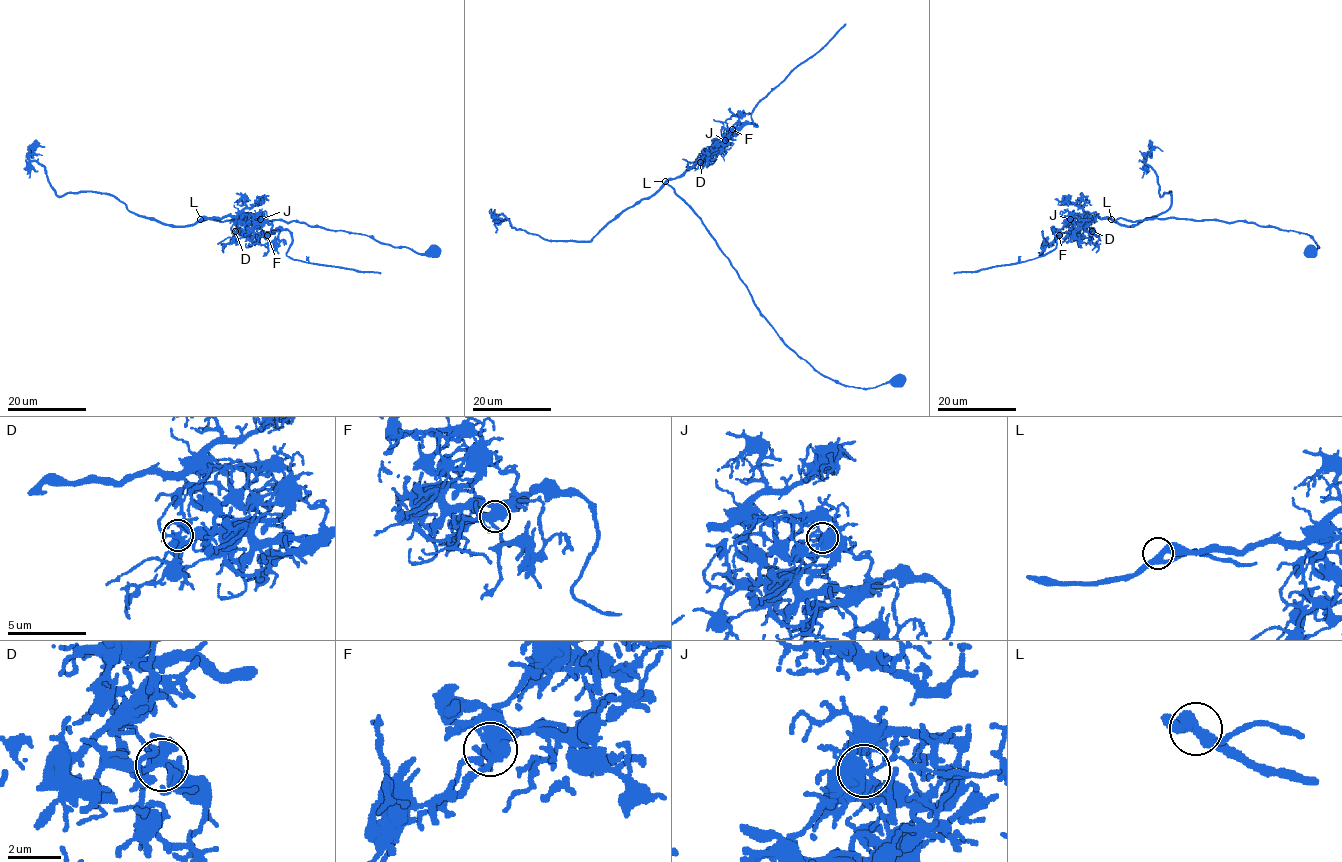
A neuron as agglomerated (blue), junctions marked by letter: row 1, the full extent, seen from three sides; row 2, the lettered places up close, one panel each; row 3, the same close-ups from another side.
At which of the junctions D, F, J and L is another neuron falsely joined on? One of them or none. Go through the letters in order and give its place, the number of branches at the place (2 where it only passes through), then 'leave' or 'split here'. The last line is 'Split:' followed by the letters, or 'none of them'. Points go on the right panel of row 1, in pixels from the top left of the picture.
D: (1092, 231) | 6 | leave
F: (1059, 235) | 5 | leave
J: (1070, 219) | 2 | split here
L: (1111, 219) | 3 | leave
Split: J

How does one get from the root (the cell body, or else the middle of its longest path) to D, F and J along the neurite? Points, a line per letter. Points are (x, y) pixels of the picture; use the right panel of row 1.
D: (1137, 220), (1122, 218), (1113, 220), (1092, 216), (1089, 221), (1092, 231)
F: (1137, 220), (1122, 218), (1113, 220), (1092, 216), (1079, 229), (1059, 235)
J: (1137, 220), (1122, 218), (1113, 220), (1082, 215), (1075, 215), (1071, 220)

